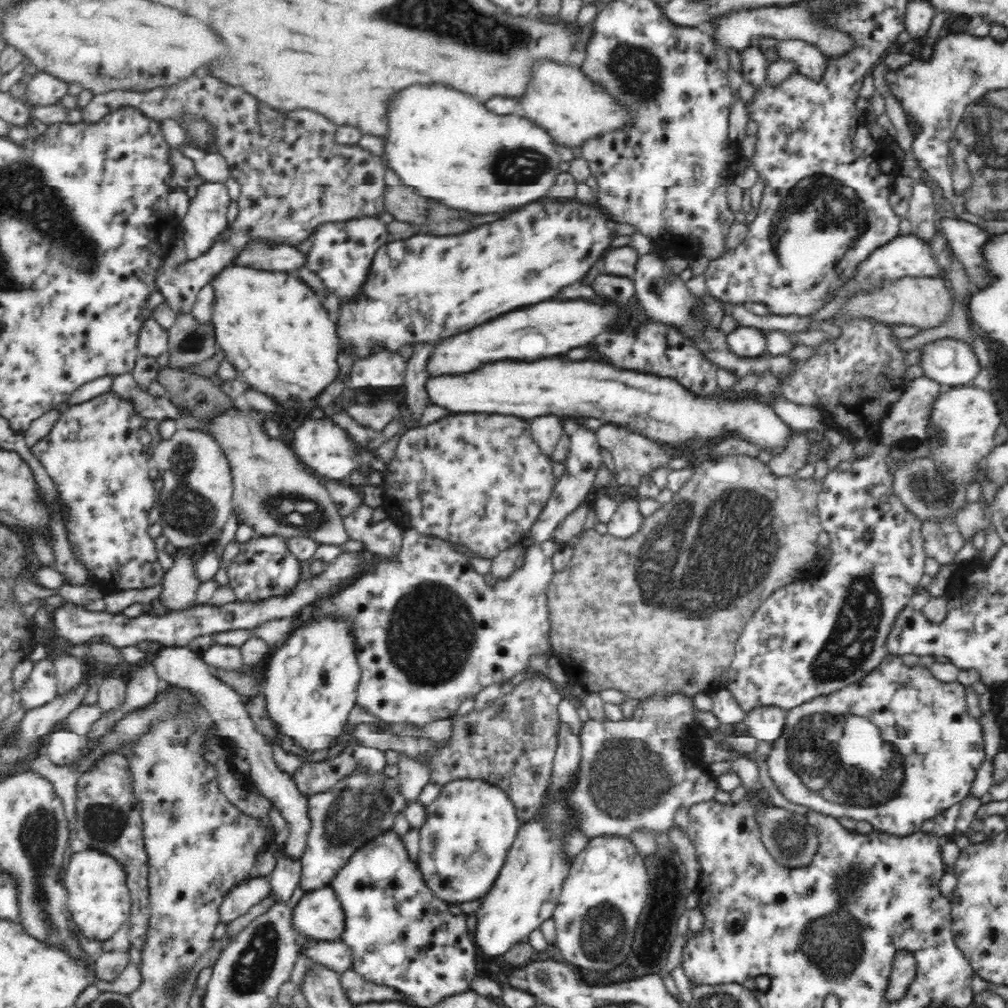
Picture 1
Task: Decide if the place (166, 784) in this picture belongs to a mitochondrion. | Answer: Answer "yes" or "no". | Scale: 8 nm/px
no

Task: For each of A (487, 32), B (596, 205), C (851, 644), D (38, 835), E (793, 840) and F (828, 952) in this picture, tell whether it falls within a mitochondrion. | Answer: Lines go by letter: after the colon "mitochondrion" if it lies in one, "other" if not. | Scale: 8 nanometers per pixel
A: mitochondrion
B: other
C: mitochondrion
D: mitochondrion
E: mitochondrion
F: mitochondrion

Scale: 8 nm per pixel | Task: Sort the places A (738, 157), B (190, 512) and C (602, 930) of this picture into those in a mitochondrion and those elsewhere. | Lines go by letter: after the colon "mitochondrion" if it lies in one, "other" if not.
A: other
B: mitochondrion
C: mitochondrion

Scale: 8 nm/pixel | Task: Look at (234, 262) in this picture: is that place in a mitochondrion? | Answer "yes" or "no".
no

